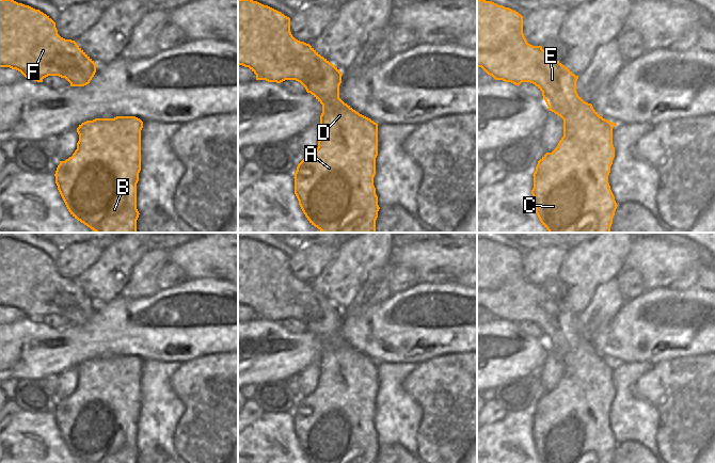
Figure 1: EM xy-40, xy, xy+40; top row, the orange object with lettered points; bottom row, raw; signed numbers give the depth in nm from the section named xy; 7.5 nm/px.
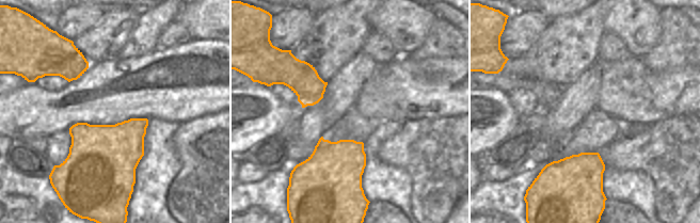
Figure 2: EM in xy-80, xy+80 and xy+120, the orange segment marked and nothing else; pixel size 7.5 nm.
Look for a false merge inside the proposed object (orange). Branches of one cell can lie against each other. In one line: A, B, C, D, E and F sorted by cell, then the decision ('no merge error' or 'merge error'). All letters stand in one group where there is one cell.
A B C D E F; no merge error

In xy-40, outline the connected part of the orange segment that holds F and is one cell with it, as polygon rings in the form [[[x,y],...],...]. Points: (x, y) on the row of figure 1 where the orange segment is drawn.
[[[0,0],[0,67],[10,67],[20,71],[26,78],[43,82],[48,76],[65,78],[70,86],[84,86],[96,73],[94,61],[75,41],[65,39],[58,34],[55,22],[39,10],[18,3],[14,0]]]

